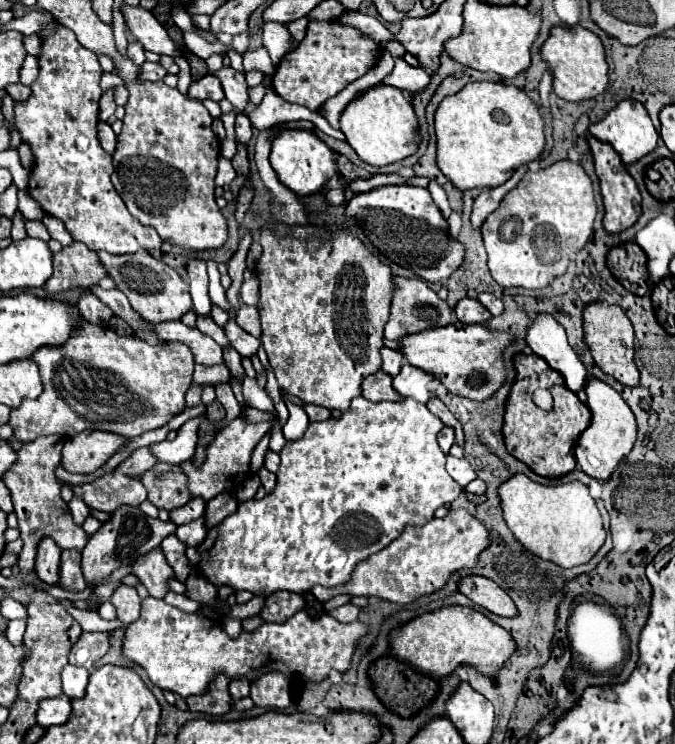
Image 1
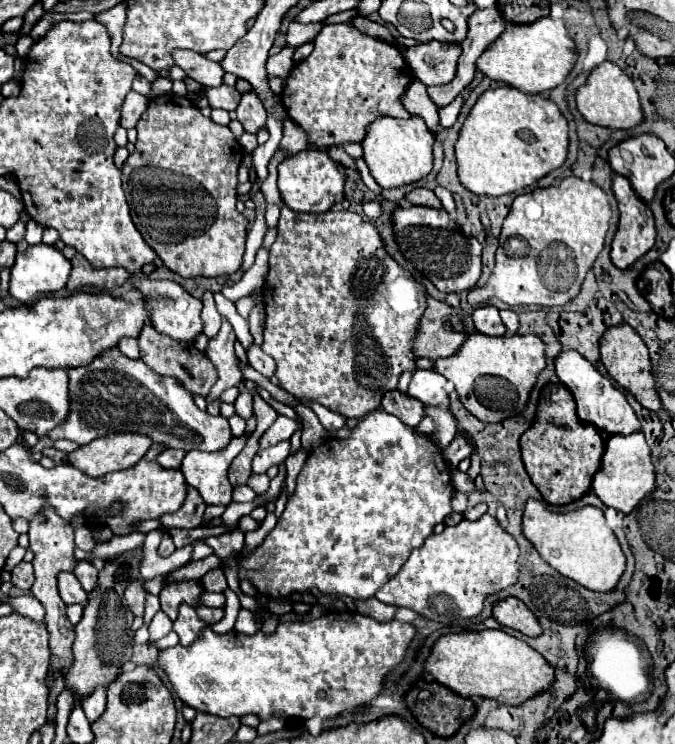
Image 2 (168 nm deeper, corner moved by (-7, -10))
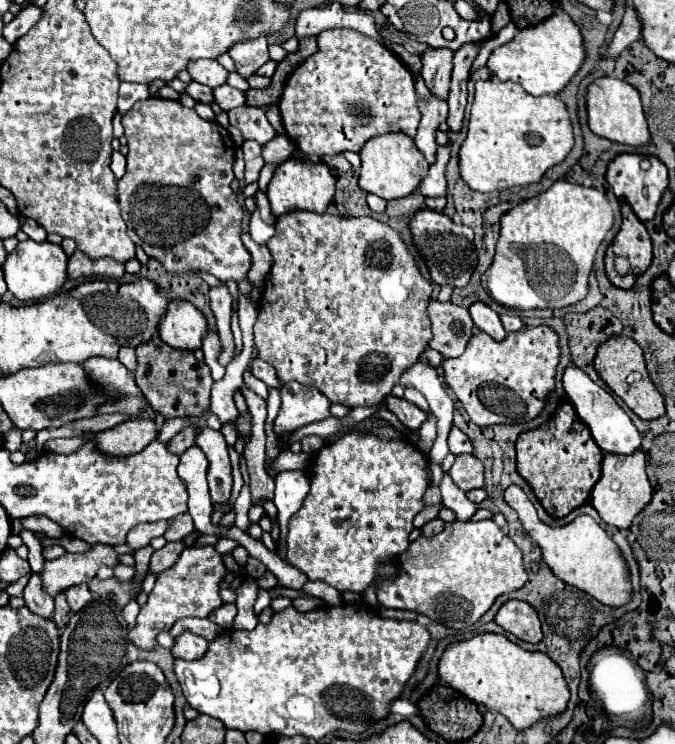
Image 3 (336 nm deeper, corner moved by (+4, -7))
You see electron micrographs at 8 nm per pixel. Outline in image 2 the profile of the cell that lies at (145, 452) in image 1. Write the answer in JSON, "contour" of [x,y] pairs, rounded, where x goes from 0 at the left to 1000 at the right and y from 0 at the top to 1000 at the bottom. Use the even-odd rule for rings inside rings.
{"contour":[[[252,603],[252,606],[243,606],[240,614],[231,614],[231,622],[237,622],[237,628],[243,628],[243,630],[264,630],[270,622],[270,614],[274,612],[274,606]]]}

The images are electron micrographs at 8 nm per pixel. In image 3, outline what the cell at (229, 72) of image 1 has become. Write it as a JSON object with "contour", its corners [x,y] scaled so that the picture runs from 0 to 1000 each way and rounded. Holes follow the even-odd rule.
{"contour":[[[354,142],[339,151],[339,164],[342,169],[351,169],[360,177],[363,188],[378,188],[387,196],[401,191],[410,177],[399,167],[393,148],[390,145],[372,145],[372,142]]]}

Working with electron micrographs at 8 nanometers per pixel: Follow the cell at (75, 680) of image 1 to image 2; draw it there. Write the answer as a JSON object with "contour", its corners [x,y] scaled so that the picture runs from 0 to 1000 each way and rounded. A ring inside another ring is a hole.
{"contour":[[[142,923],[142,929],[136,929],[136,934],[130,934],[130,940],[119,940],[119,950],[133,969],[142,969],[157,950],[157,926]]]}

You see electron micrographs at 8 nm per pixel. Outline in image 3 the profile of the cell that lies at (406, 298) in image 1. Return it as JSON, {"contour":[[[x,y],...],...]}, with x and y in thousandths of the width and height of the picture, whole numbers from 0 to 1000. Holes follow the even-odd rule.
{"contour":[[[636,406],[636,427],[641,433],[641,454],[636,465],[659,481],[683,478],[704,446],[695,417],[671,406]]]}

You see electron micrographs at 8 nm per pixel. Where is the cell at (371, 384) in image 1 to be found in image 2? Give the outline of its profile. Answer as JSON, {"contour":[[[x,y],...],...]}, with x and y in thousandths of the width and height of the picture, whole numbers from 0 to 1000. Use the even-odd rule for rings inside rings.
{"contour":[[[572,526],[566,534],[566,550],[584,560],[590,560],[596,569],[616,574],[625,563],[628,544],[619,536],[604,534],[601,528],[593,526]]]}

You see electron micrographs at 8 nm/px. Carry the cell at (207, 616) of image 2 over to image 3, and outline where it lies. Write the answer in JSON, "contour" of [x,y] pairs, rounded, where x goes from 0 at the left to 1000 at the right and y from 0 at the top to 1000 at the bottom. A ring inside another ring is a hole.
{"contour":[[[330,812],[330,815],[327,815],[321,823],[316,823],[310,831],[313,831],[319,839],[324,839],[327,844],[342,844],[348,825],[351,825],[351,815],[348,815],[348,812]]]}

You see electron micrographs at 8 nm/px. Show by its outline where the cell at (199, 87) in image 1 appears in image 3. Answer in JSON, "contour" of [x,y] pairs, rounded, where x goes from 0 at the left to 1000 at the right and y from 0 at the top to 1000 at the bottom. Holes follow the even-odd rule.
{"contour":[[[324,116],[316,121],[319,126],[319,137],[324,140],[327,148],[342,148],[342,145],[351,145],[357,140],[363,140],[363,124],[351,121],[351,118],[342,118],[342,116]]]}

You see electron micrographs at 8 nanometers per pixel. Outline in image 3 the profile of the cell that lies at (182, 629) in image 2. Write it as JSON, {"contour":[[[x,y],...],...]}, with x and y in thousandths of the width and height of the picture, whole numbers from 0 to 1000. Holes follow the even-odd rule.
{"contour":[[[274,849],[262,858],[262,866],[256,868],[256,884],[268,887],[295,887],[298,879],[307,876],[307,860],[298,855],[289,855],[283,849]]]}

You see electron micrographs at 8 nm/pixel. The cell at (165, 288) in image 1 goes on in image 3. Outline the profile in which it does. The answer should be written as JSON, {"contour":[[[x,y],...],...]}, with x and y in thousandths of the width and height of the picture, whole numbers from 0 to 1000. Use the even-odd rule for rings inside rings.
{"contour":[[[274,403],[253,406],[244,427],[236,435],[239,457],[262,470],[298,468],[304,446],[310,446],[304,425]]]}

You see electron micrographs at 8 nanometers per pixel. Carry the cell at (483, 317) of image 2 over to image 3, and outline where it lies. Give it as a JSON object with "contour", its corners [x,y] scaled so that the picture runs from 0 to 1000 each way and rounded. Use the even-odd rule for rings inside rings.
{"contour":[[[704,406],[704,409],[695,414],[695,419],[698,419],[698,427],[701,427],[704,438],[707,438],[710,444],[721,446],[727,454],[745,457],[745,454],[751,452],[748,441],[745,441],[745,435],[742,435],[742,430],[739,430],[739,422],[730,419],[721,409]]]}

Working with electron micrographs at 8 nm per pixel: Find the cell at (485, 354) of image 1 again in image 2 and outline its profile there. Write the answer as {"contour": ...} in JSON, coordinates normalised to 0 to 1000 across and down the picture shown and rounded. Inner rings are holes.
{"contour":[[[699,448],[676,477],[646,483],[640,496],[673,515],[681,539],[699,558],[735,569],[776,552],[794,504],[806,491],[806,461],[797,450],[720,453],[714,448]]]}

